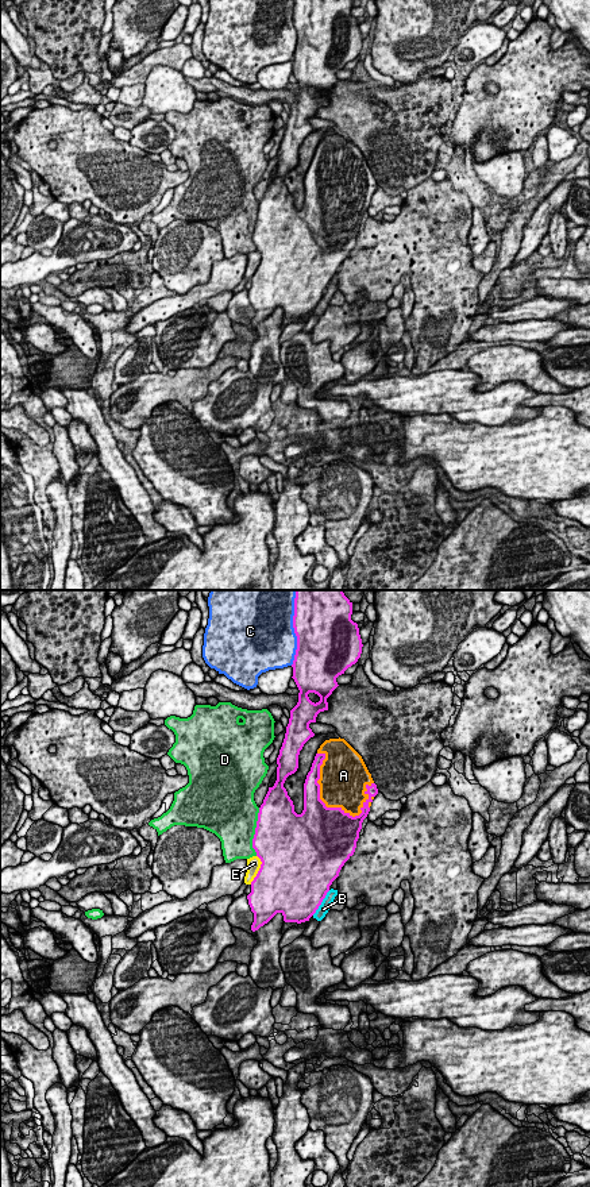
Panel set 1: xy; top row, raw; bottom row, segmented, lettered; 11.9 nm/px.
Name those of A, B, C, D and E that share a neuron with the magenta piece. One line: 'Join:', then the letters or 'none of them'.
Join: A

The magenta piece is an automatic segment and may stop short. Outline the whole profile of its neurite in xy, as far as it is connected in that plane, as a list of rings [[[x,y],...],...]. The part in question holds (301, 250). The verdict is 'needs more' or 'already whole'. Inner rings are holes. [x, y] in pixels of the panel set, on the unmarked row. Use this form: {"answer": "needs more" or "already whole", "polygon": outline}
{"answer": "needs more", "polygon": [[[294,0],[293,23],[297,31],[297,45],[296,45],[294,55],[292,59],[293,62],[292,73],[294,74],[300,88],[298,88],[297,100],[290,105],[290,113],[286,122],[285,134],[279,144],[279,150],[277,153],[277,159],[278,159],[277,176],[273,182],[269,182],[269,186],[263,194],[263,199],[259,203],[255,230],[252,234],[252,243],[255,244],[257,251],[262,257],[257,271],[251,277],[251,288],[247,290],[248,300],[251,302],[251,307],[254,308],[254,317],[251,320],[252,327],[258,325],[261,321],[267,319],[277,308],[281,308],[284,311],[285,317],[301,319],[301,317],[309,316],[309,313],[316,308],[323,294],[325,293],[327,288],[329,286],[329,281],[339,271],[339,267],[342,262],[344,261],[344,258],[354,250],[355,243],[356,243],[356,236],[359,234],[359,227],[362,224],[362,217],[370,207],[370,201],[371,201],[374,192],[378,189],[377,180],[374,178],[371,169],[369,167],[362,151],[344,134],[340,134],[340,132],[325,135],[317,144],[311,166],[308,167],[305,178],[304,178],[304,205],[301,209],[297,209],[294,207],[293,196],[290,194],[286,184],[284,182],[286,173],[294,169],[298,163],[298,150],[304,139],[311,132],[315,131],[315,128],[309,123],[309,119],[316,117],[316,112],[320,107],[328,105],[327,93],[339,81],[336,77],[336,73],[344,69],[344,66],[352,59],[355,59],[358,54],[360,53],[363,39],[362,39],[360,30],[359,30],[358,19],[351,15],[351,9],[352,9],[352,0]]]}

